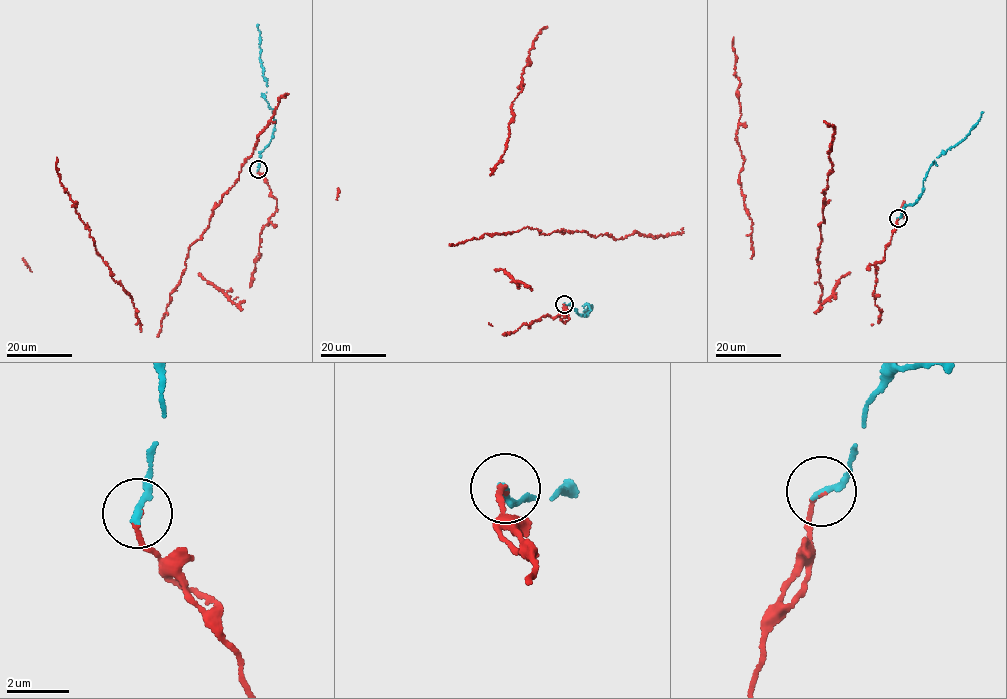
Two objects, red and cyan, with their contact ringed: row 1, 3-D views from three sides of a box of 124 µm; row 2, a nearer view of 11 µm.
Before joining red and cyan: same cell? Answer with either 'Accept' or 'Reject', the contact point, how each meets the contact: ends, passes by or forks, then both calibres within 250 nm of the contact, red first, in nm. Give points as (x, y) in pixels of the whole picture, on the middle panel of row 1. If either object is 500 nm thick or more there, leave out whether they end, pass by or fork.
Accept. Place: (564, 304). At the ring red ends. At the ring cyan ends. Thickness 140 nm (red) against 200 nm

